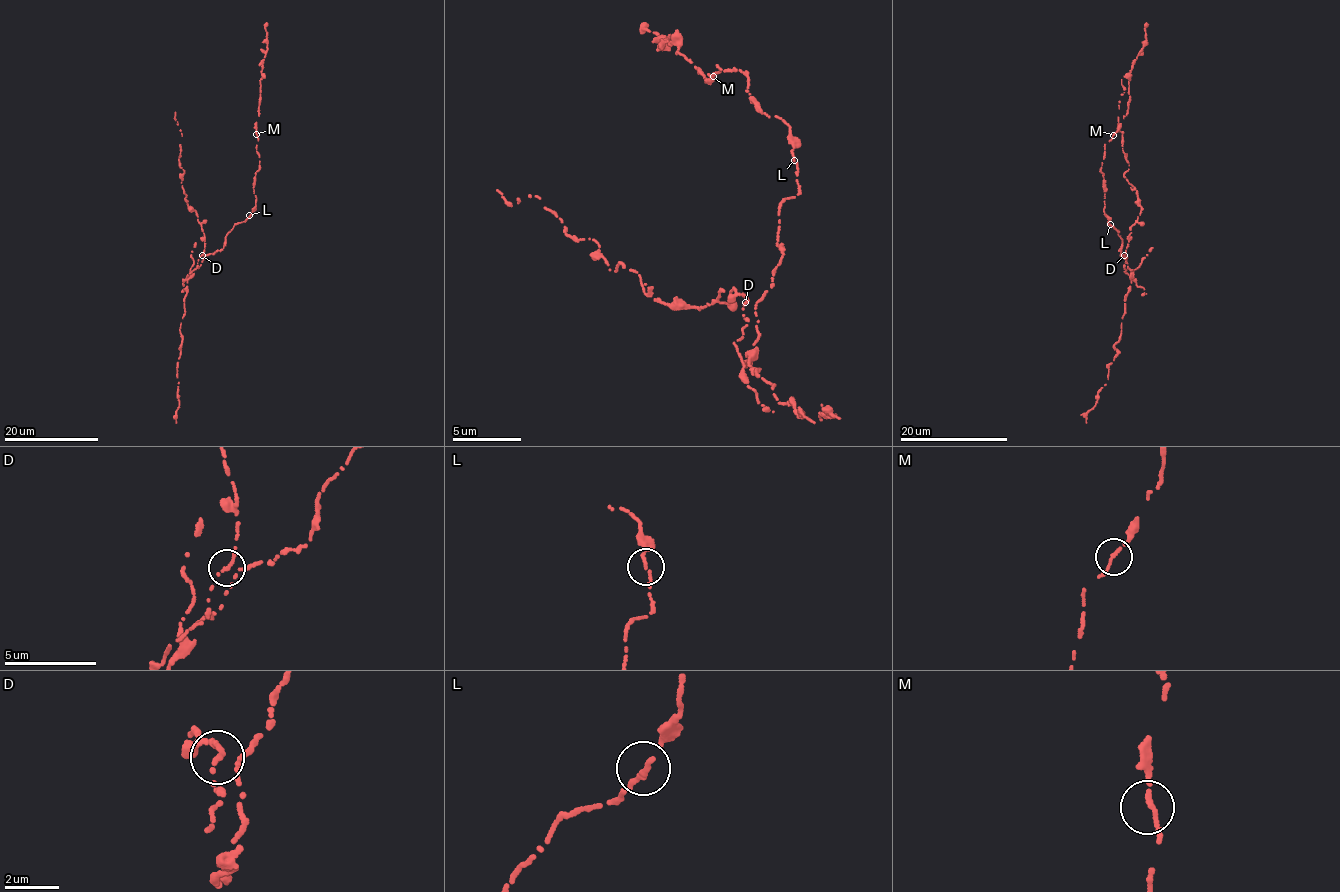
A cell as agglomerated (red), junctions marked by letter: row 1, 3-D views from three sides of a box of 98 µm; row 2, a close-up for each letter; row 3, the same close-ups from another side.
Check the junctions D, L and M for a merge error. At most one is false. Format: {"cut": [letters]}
{"cut": ["D"]}

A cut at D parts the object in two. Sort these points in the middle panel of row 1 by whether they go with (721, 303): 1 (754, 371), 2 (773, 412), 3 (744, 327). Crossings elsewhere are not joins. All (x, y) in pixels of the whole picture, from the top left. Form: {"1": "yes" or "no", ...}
{"1": "no", "2": "yes", "3": "yes"}

